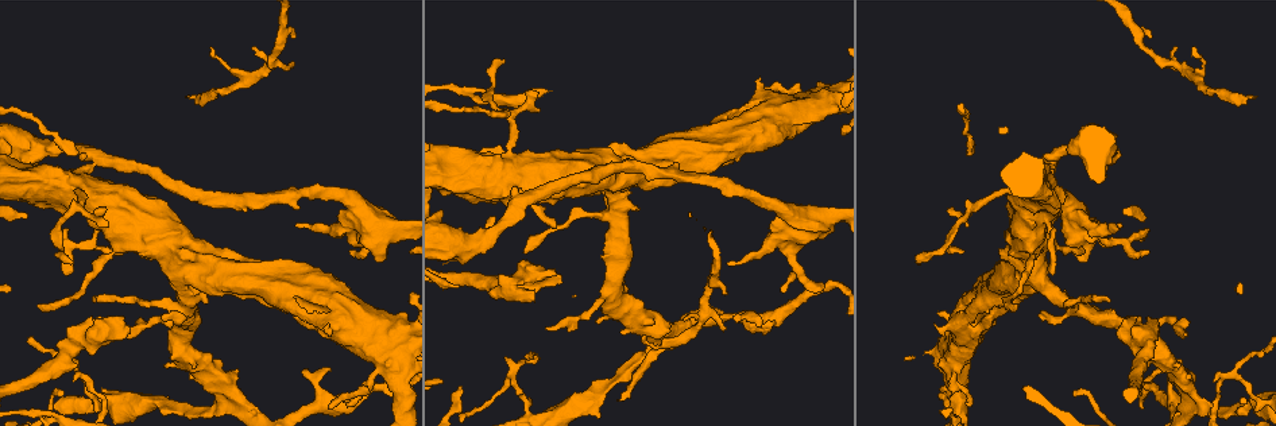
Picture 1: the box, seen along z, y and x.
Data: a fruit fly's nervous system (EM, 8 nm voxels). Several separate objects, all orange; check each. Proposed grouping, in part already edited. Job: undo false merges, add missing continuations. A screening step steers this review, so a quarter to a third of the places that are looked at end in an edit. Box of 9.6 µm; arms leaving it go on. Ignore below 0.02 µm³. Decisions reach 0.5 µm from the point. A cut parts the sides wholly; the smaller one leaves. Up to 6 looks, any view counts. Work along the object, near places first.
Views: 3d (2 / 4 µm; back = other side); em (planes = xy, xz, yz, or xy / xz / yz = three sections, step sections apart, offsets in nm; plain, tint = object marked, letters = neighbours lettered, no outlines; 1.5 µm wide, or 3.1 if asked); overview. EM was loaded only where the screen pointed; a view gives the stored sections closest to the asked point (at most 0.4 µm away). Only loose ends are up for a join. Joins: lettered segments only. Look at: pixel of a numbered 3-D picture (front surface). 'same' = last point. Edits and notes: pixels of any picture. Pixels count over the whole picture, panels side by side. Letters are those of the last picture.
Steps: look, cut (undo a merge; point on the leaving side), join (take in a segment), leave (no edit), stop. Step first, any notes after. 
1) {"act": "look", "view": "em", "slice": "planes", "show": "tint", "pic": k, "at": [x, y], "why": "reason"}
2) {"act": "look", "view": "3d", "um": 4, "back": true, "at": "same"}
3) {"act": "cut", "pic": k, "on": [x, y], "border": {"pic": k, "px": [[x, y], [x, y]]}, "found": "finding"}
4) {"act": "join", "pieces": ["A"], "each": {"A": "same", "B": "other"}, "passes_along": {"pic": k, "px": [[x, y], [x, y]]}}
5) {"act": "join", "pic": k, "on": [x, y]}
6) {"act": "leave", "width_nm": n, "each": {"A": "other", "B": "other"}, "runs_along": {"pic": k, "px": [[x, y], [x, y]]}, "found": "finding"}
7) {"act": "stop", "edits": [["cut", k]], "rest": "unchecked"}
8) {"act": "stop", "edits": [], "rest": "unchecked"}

{"act": "look", "view": "3d", "um": 2, "pic": 1, "at": [529, 290], "why": "branch stops here"}

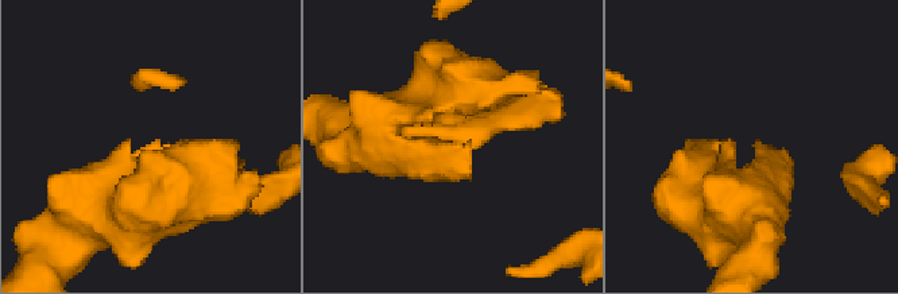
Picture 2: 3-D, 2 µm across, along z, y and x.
{"act": "look", "view": "em", "slice": "yz", "step": 4, "show": "plain", "pic": 2, "at": [758, 139], "why": "shape alone is not enough"}

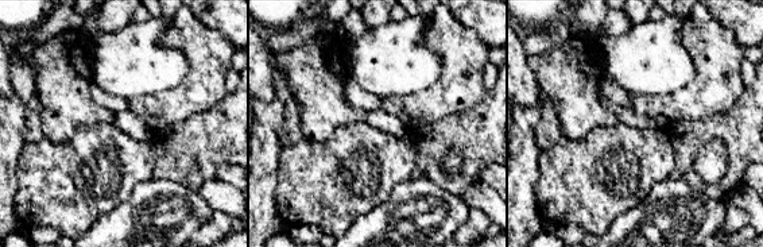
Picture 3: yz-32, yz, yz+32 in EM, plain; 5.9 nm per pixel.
{"act": "look", "view": "em", "slice": "yz", "step": 4, "show": "letters", "at": "same"}

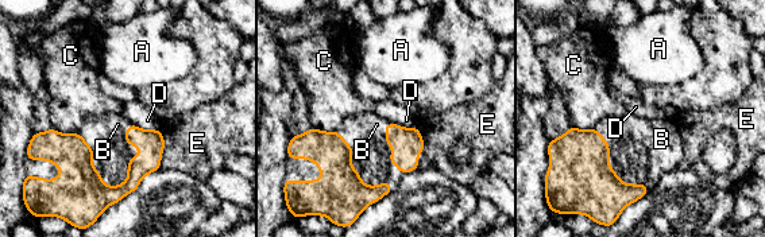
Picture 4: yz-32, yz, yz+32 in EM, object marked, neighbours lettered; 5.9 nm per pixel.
{"act": "join", "pieces": ["B"], "each": {"A": "other", "B": "same", "C": "other", "D": "other", "E": "other"}, "found": "the neuron continues"}

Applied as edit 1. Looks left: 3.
{"act": "look", "view": "overview", "why": "redraw"}

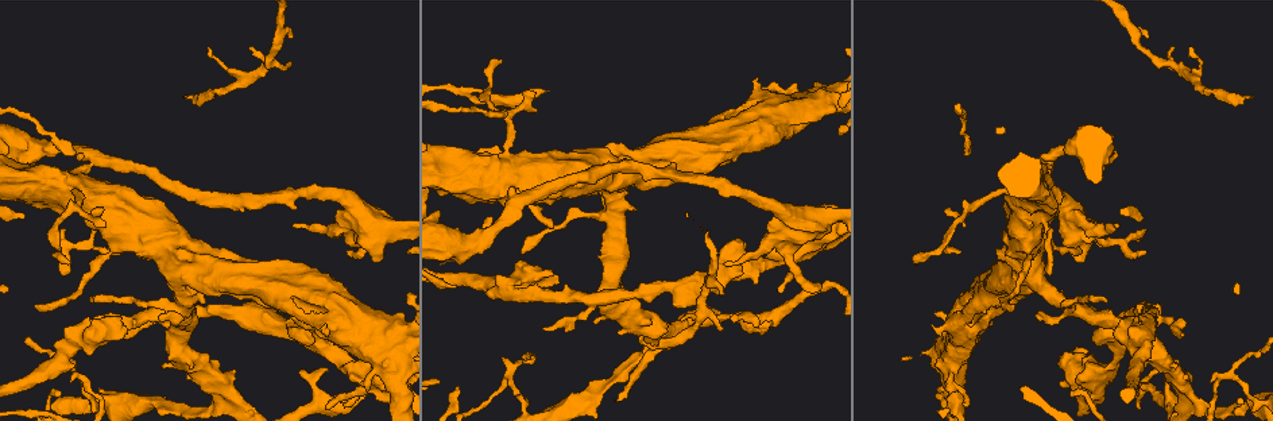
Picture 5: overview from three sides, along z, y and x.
{"act": "look", "view": "em", "slice": "xz", "step": 4, "show": "tint", "pic": 5, "at": [70, 265], "why": "thin end"}

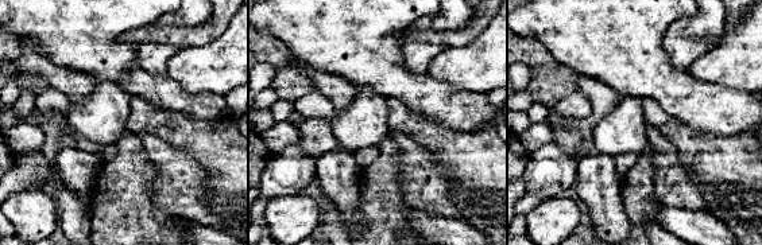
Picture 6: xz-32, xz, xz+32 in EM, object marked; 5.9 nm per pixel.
{"act": "look", "view": "em", "slice": "planes", "show": "letters", "at": "same"}

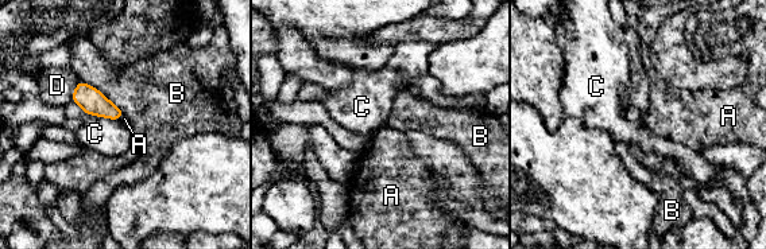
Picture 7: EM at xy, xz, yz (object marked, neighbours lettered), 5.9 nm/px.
{"act": "leave", "each": {"A": "other", "B": "other", "C": "other", "D": "other"}, "border": {"pic": 7, "px": [[85, 113], [118, 120]]}, "found": "no lettered segment goes on from it"}

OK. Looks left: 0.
{"act": "stop", "edits": [["join", 4]], "rest": "unchecked"}

